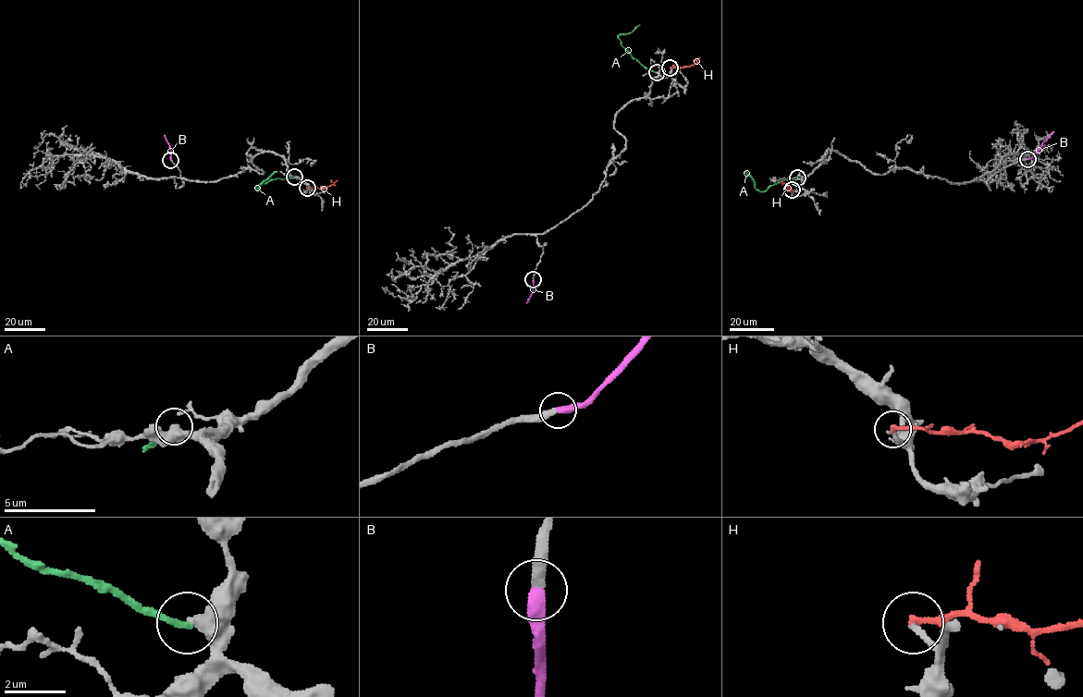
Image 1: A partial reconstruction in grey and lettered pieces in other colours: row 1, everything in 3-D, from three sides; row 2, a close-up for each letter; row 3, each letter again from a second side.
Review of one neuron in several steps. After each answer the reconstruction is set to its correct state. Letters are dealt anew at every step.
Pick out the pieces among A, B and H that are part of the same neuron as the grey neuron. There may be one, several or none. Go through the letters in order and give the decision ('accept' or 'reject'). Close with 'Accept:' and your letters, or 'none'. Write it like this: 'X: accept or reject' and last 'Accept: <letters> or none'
A: reject
B: accept
H: reject
Accept: B

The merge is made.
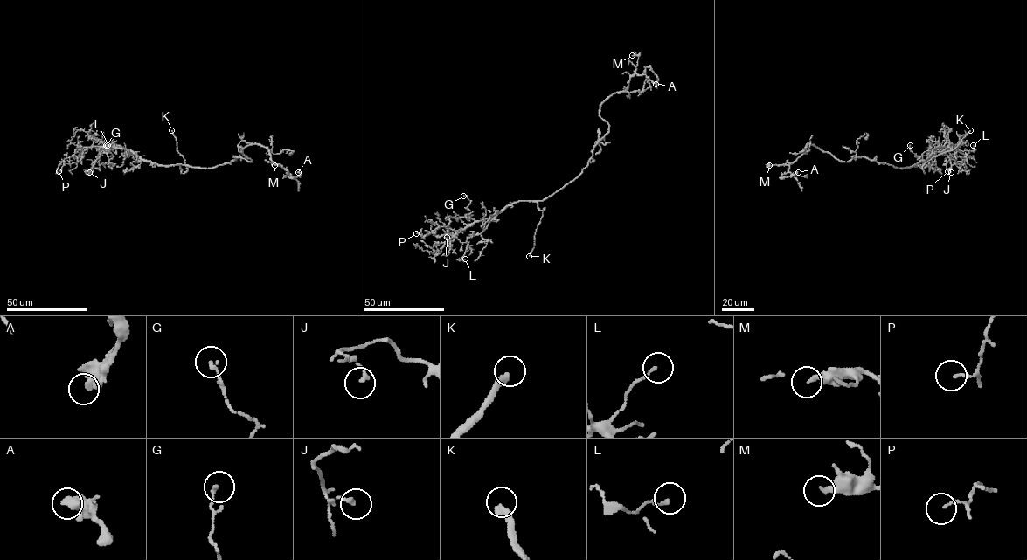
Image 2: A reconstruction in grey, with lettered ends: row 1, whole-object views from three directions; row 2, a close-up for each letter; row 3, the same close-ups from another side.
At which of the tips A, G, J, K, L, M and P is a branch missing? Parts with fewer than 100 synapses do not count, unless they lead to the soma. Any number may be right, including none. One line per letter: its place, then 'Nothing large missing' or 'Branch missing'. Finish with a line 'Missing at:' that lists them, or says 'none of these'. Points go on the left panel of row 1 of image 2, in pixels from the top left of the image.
A: Place: (298, 172). Nothing large missing
G: Place: (106, 145). Nothing large missing
J: Place: (89, 172). Nothing large missing
K: Place: (171, 130). Branch missing
L: Place: (107, 145). Nothing large missing
M: Place: (274, 165). Nothing large missing
P: Place: (58, 171). Nothing large missing
Missing at: K

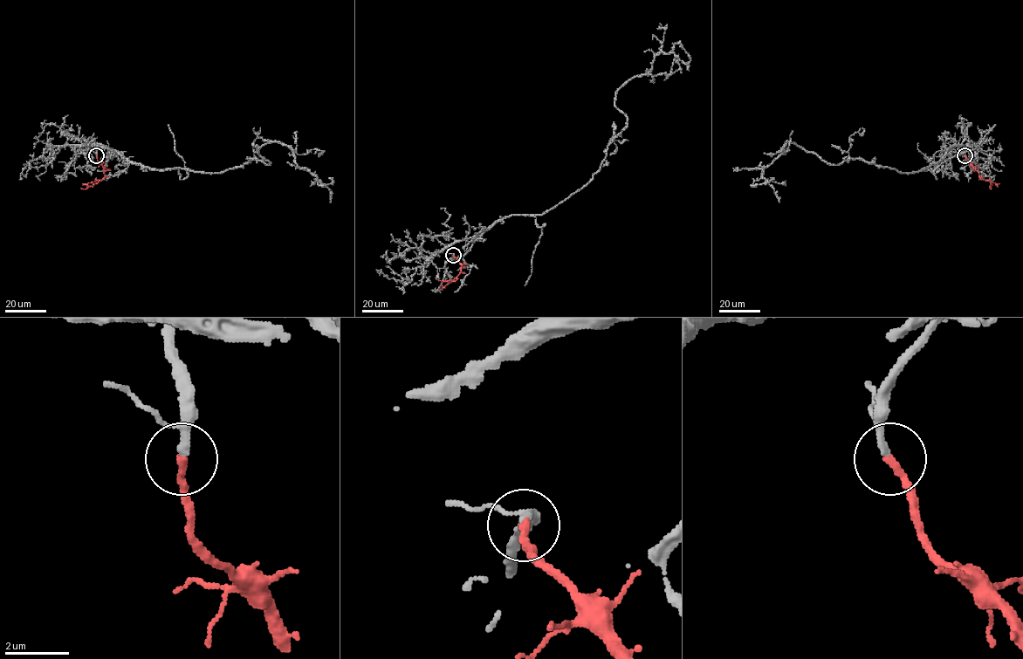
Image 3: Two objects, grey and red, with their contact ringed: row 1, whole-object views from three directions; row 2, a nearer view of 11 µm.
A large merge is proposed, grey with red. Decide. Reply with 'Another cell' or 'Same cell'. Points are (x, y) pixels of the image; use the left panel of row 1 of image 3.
Same cell

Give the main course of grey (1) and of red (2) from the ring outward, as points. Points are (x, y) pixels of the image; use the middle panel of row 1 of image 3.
1: (453, 255), (504, 218), (543, 214), (580, 190), (626, 125), (615, 92), (675, 44), (686, 65)
2: (453, 255), (461, 265), (461, 271), (454, 281), (437, 279)

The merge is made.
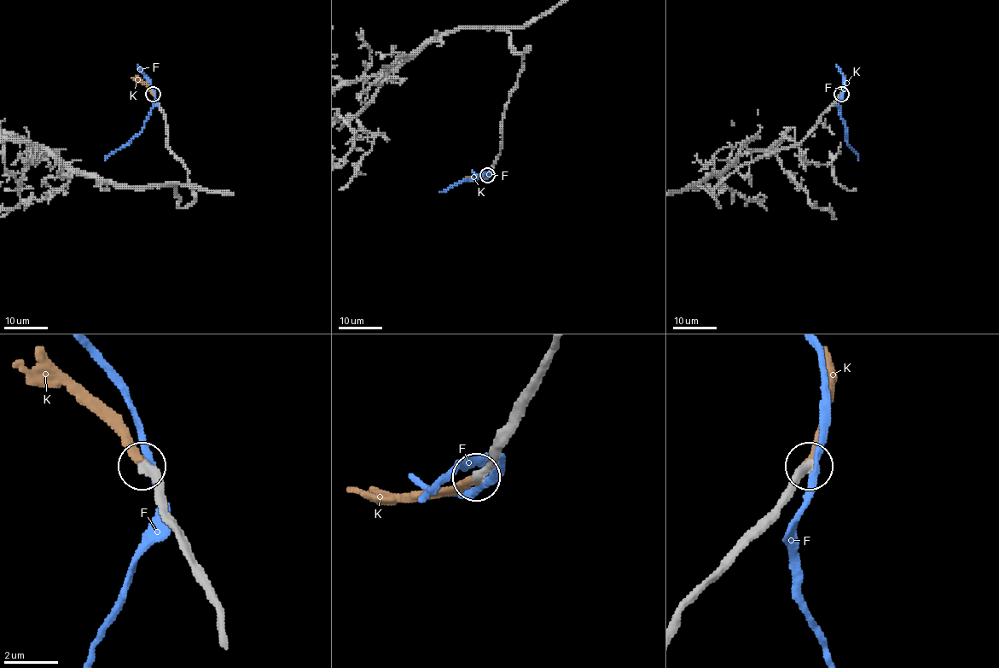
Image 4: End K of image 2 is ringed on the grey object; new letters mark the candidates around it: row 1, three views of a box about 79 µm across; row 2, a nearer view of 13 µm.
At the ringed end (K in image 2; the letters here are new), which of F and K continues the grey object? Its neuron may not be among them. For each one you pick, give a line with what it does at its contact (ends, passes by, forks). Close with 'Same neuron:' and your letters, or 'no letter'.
K: It ends there
Same neuron: K

